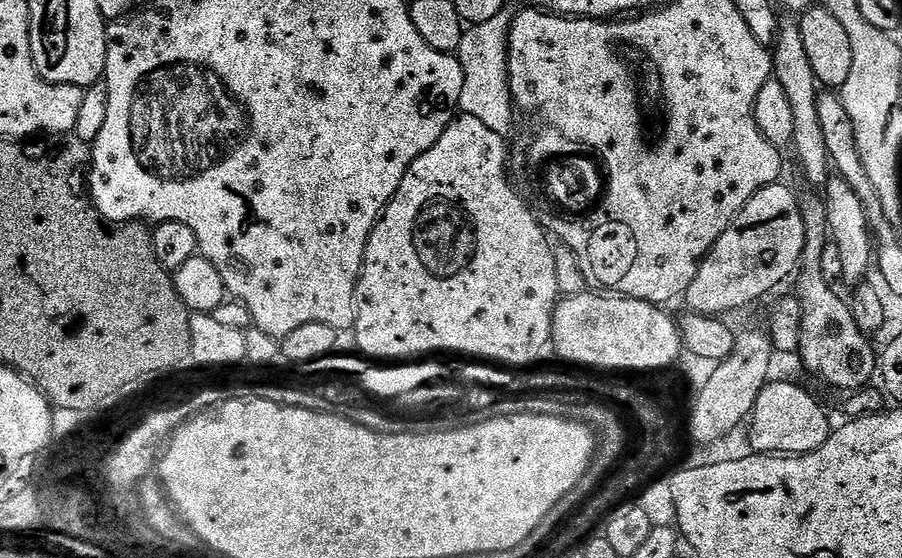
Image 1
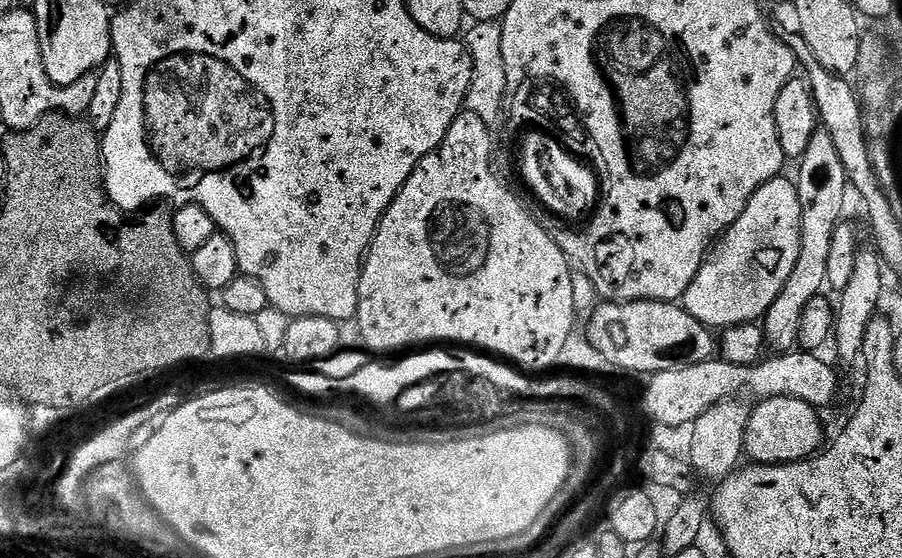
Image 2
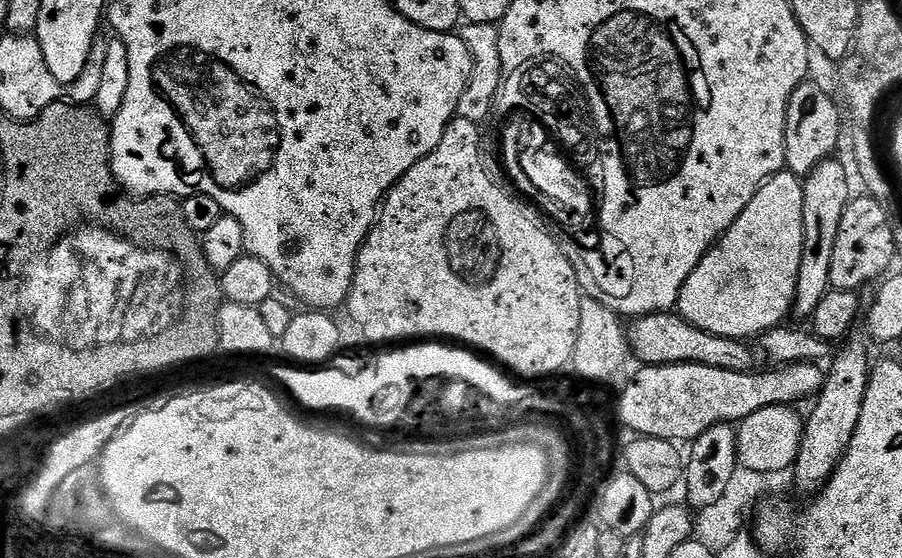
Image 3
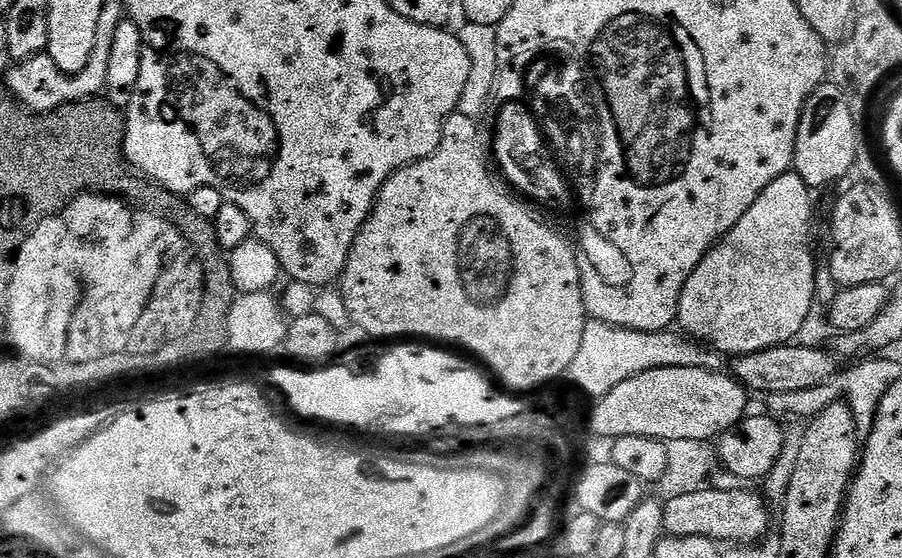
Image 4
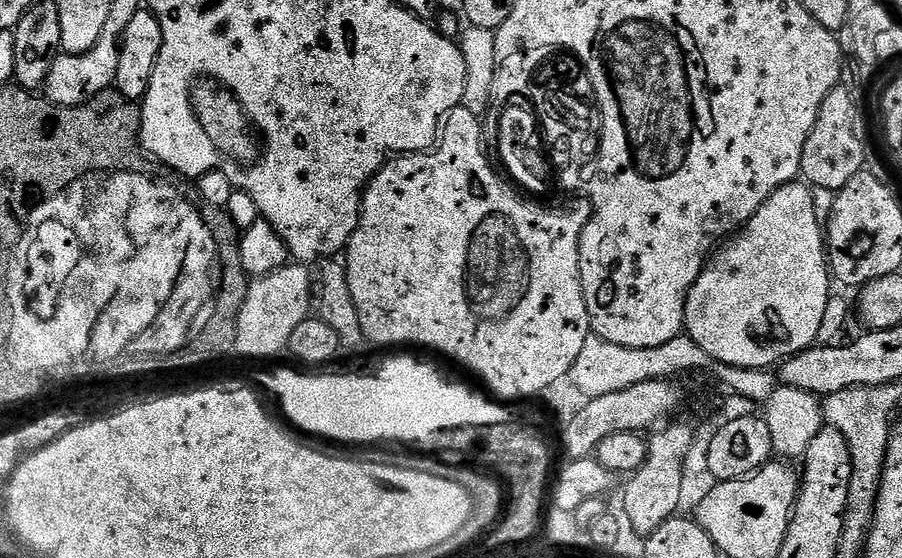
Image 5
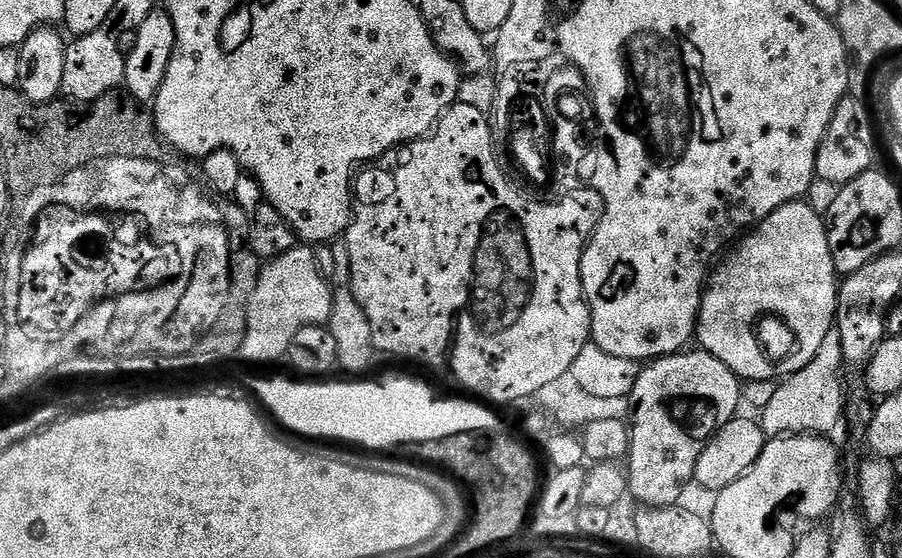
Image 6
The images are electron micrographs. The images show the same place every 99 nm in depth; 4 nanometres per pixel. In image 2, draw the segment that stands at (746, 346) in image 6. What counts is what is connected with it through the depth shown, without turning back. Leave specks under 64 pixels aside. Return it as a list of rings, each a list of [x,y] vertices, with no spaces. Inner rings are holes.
[[[777,178],[766,182],[750,198],[746,210],[734,221],[718,243],[709,251],[704,265],[698,270],[694,282],[685,290],[682,306],[698,322],[713,330],[733,328],[739,324],[751,324],[763,318],[770,306],[782,293],[783,286],[791,276],[798,262],[800,250],[800,227],[802,206],[799,204],[799,190],[790,179]]]

